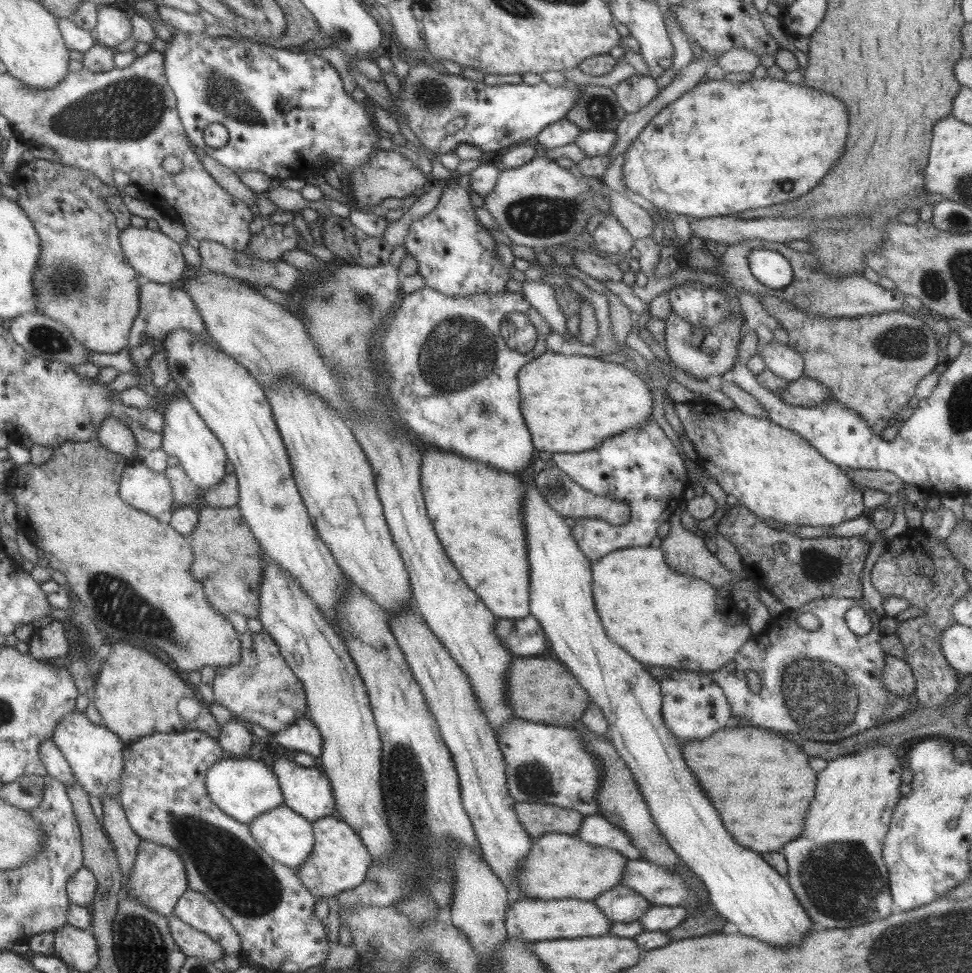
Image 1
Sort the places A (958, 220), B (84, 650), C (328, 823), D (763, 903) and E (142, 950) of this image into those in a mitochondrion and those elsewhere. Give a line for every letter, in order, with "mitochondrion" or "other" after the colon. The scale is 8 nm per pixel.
A: mitochondrion
B: mitochondrion
C: other
D: other
E: mitochondrion

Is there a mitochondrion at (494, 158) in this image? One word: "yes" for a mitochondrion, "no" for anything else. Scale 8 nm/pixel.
no

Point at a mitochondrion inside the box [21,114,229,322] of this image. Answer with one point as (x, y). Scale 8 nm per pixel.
(67, 282)

